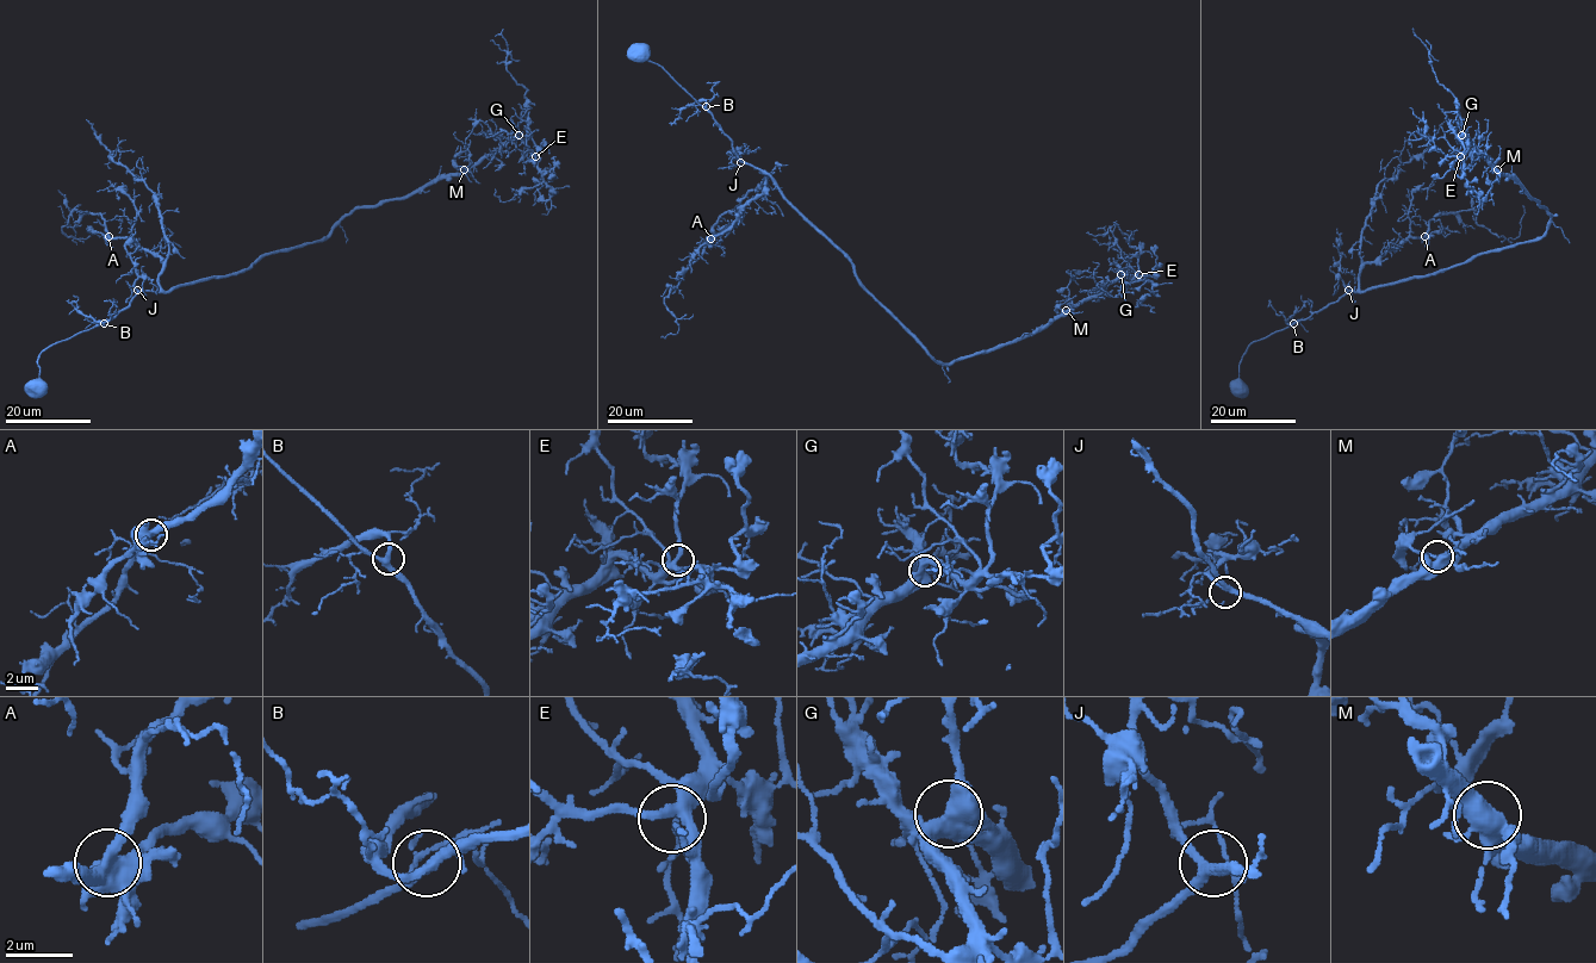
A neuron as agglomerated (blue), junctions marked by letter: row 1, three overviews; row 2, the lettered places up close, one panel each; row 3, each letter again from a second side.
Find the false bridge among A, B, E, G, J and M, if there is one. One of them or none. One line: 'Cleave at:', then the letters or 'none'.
Cleave at: none

